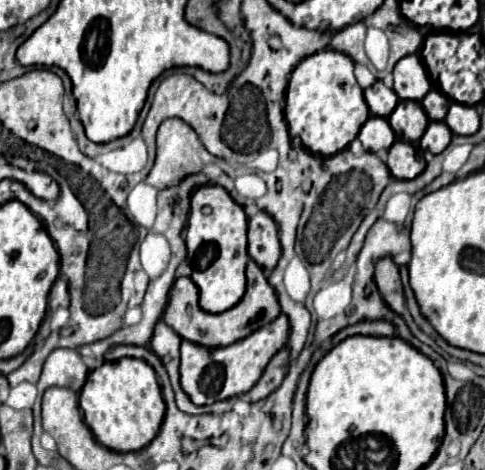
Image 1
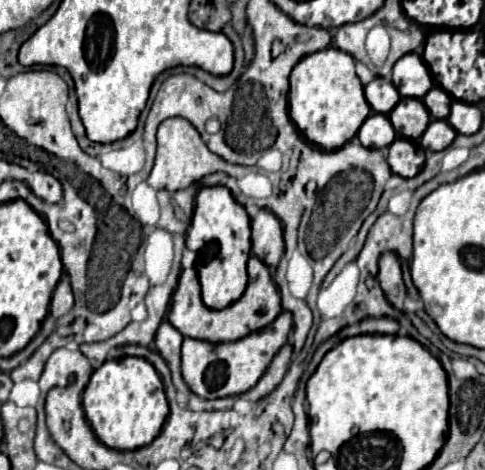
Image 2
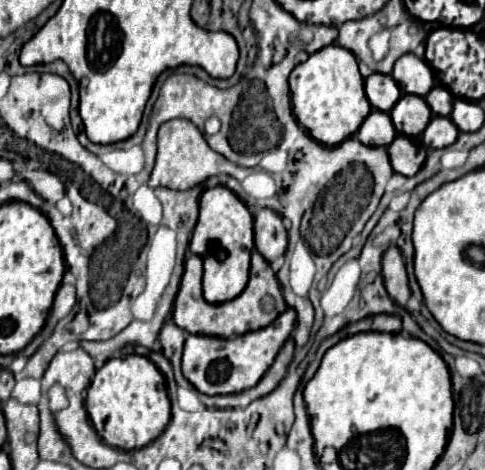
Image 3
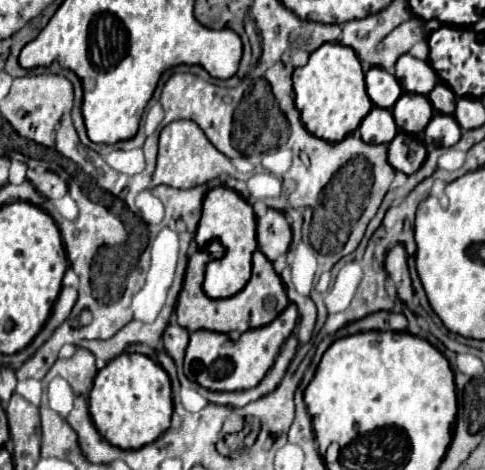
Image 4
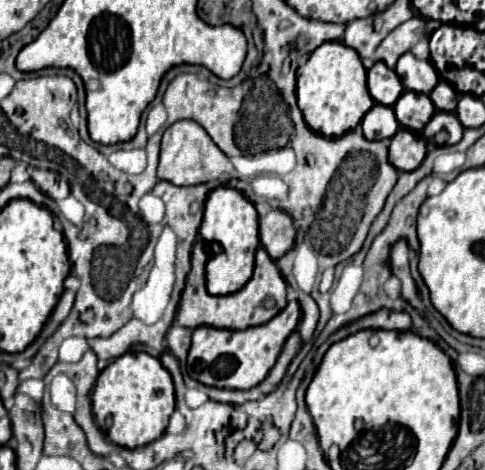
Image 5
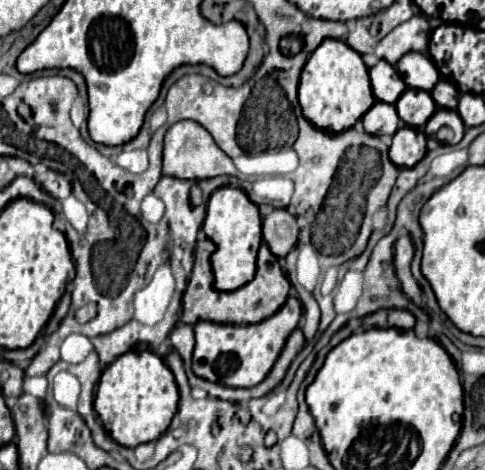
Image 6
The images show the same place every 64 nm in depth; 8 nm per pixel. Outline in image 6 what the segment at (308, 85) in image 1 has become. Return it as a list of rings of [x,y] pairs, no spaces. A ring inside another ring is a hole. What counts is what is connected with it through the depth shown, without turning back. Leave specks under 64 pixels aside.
[[[336,38],[324,40],[310,56],[300,76],[298,96],[304,116],[316,128],[326,132],[342,132],[354,126],[356,120],[360,120],[368,112],[368,108],[372,108],[372,104],[376,102],[376,98],[372,96],[368,68],[362,62],[362,56],[354,48],[350,48],[344,40]]]

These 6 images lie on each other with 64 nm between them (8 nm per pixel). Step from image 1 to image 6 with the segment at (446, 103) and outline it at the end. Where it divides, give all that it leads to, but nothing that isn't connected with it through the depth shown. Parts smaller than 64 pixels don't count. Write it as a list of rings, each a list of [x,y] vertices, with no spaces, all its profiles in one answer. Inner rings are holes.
[[[440,80],[440,84],[436,84],[436,88],[430,92],[434,102],[440,106],[440,108],[450,108],[454,110],[456,104],[458,104],[458,98],[460,98],[460,92],[456,88],[456,84],[448,82],[448,80]]]

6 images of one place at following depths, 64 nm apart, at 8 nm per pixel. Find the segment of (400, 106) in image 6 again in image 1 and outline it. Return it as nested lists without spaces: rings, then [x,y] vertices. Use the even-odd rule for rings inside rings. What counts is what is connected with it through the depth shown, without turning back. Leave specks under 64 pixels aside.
[[[400,100],[394,112],[388,116],[388,122],[398,140],[418,142],[428,126],[428,116],[424,116],[424,108],[416,100]]]

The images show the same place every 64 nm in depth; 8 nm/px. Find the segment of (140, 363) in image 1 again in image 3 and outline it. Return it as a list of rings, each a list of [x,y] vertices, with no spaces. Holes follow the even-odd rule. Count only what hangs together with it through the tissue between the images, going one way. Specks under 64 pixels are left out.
[[[128,354],[108,360],[94,376],[86,396],[88,416],[100,438],[120,450],[136,450],[156,440],[170,422],[166,378],[146,356]]]

